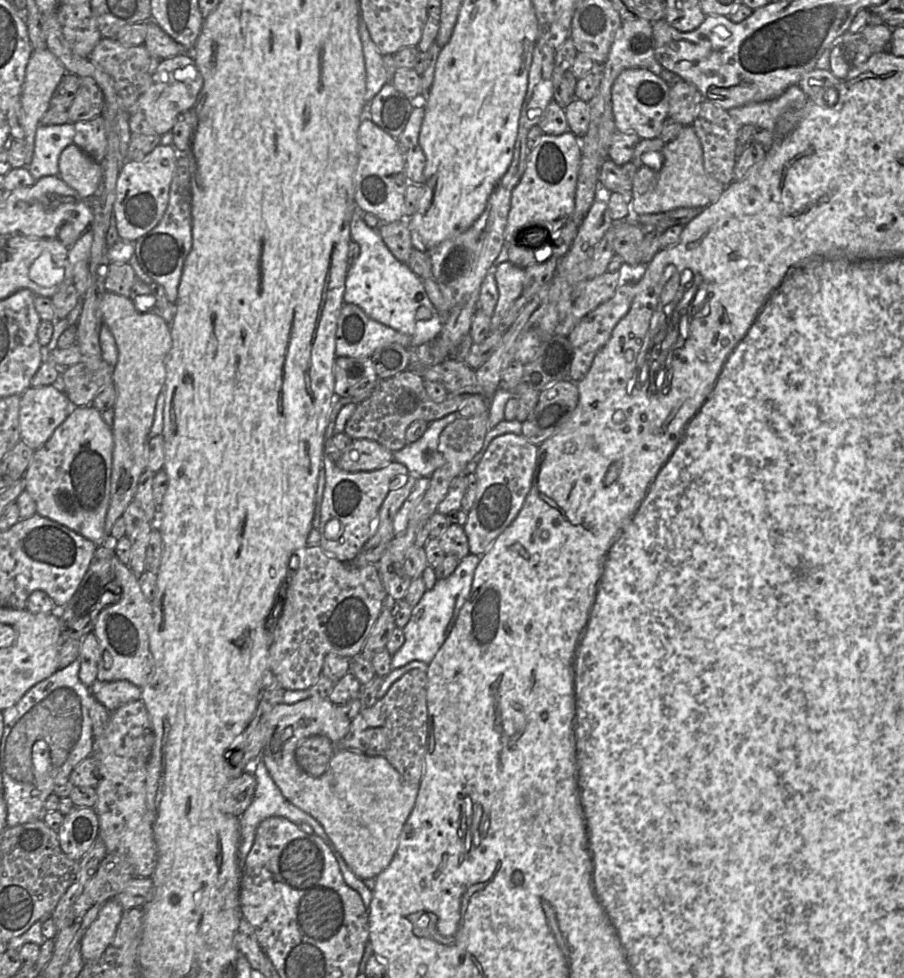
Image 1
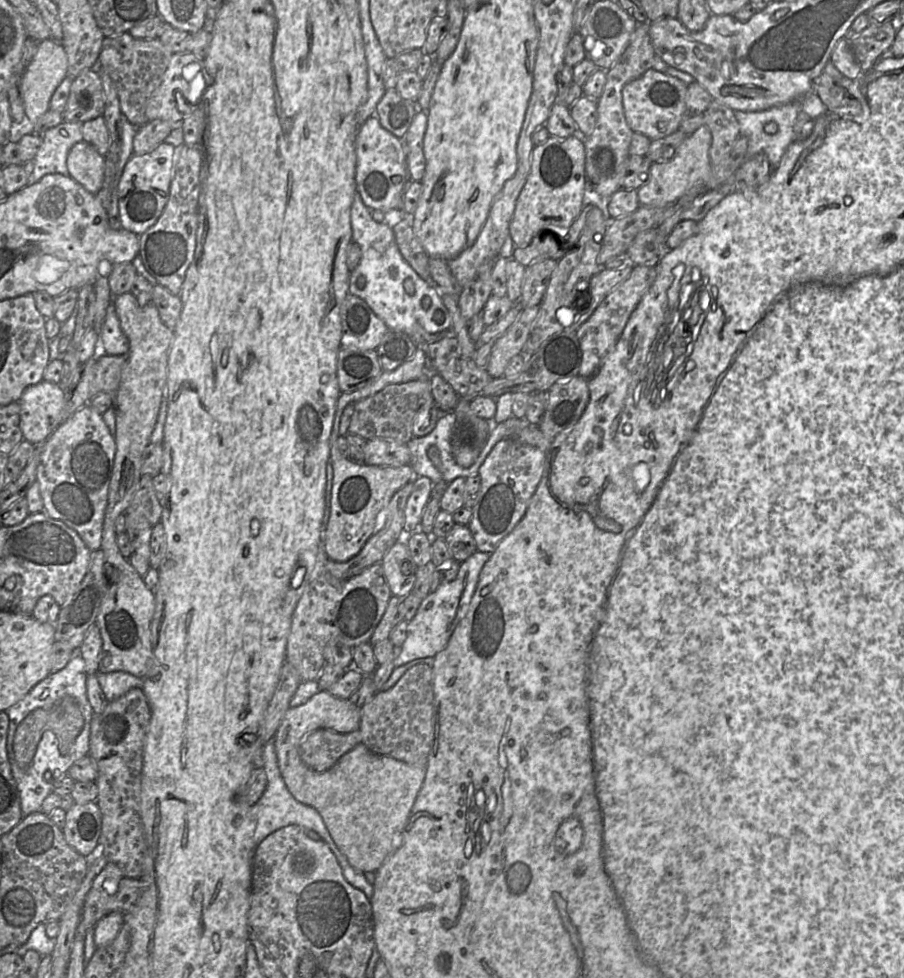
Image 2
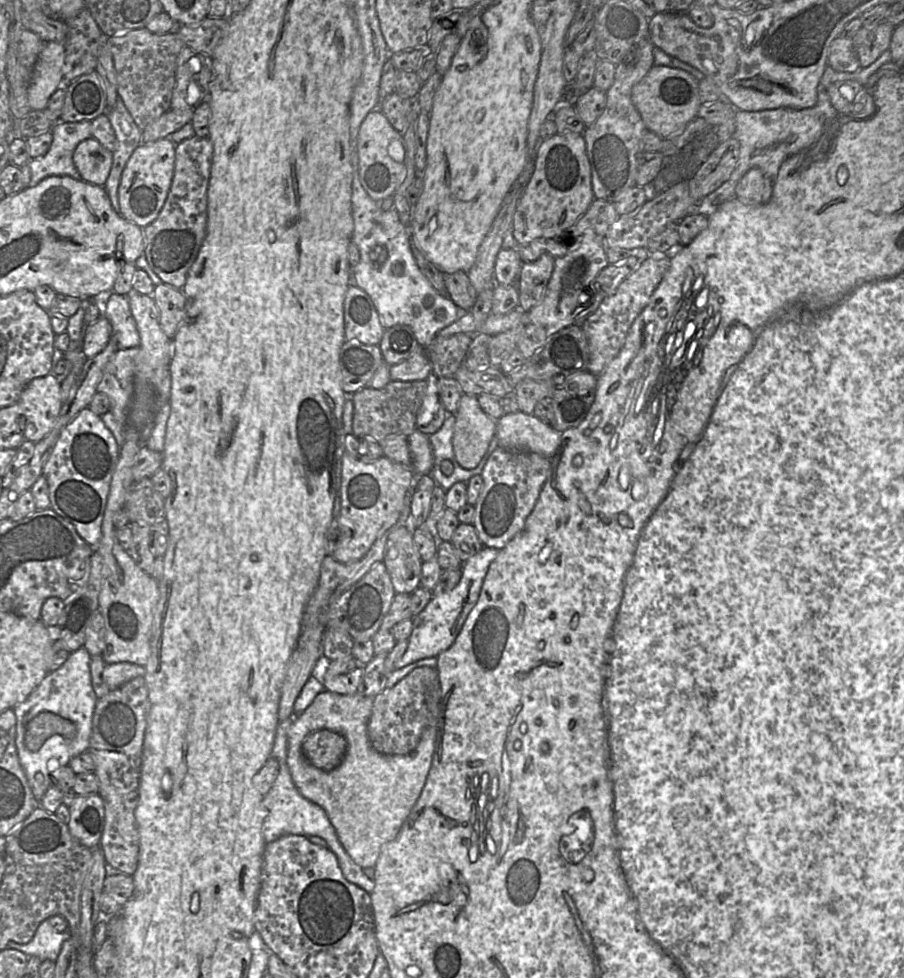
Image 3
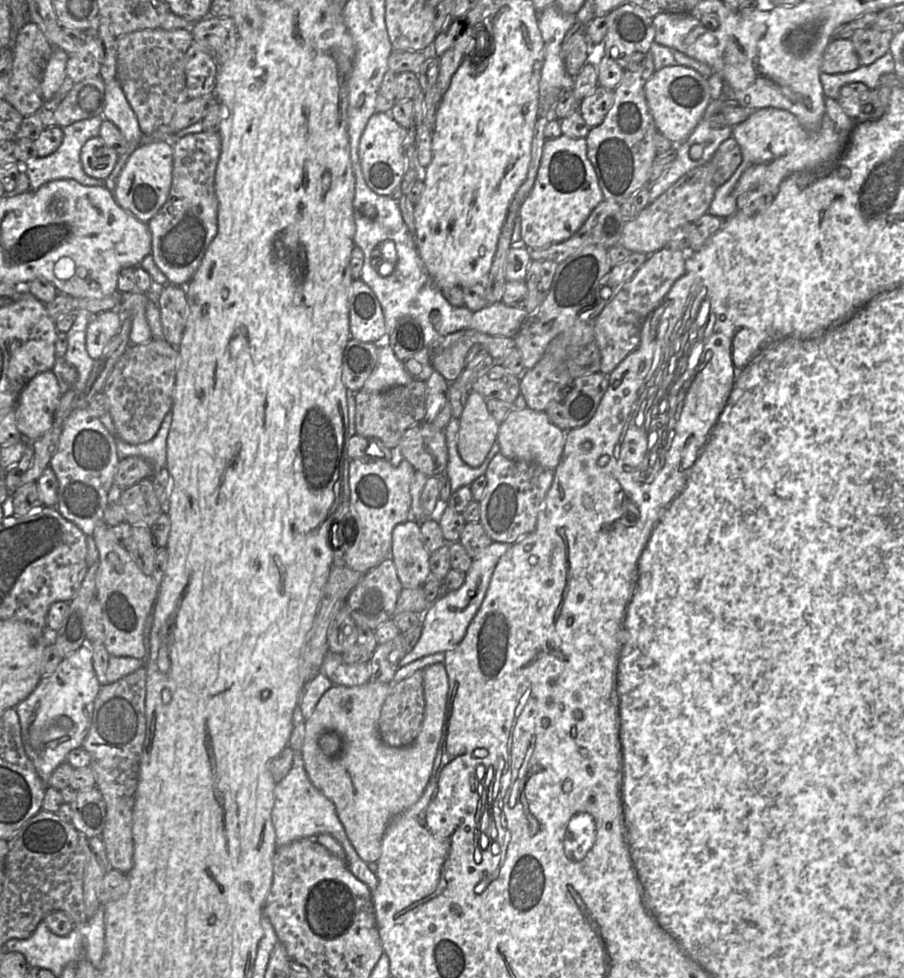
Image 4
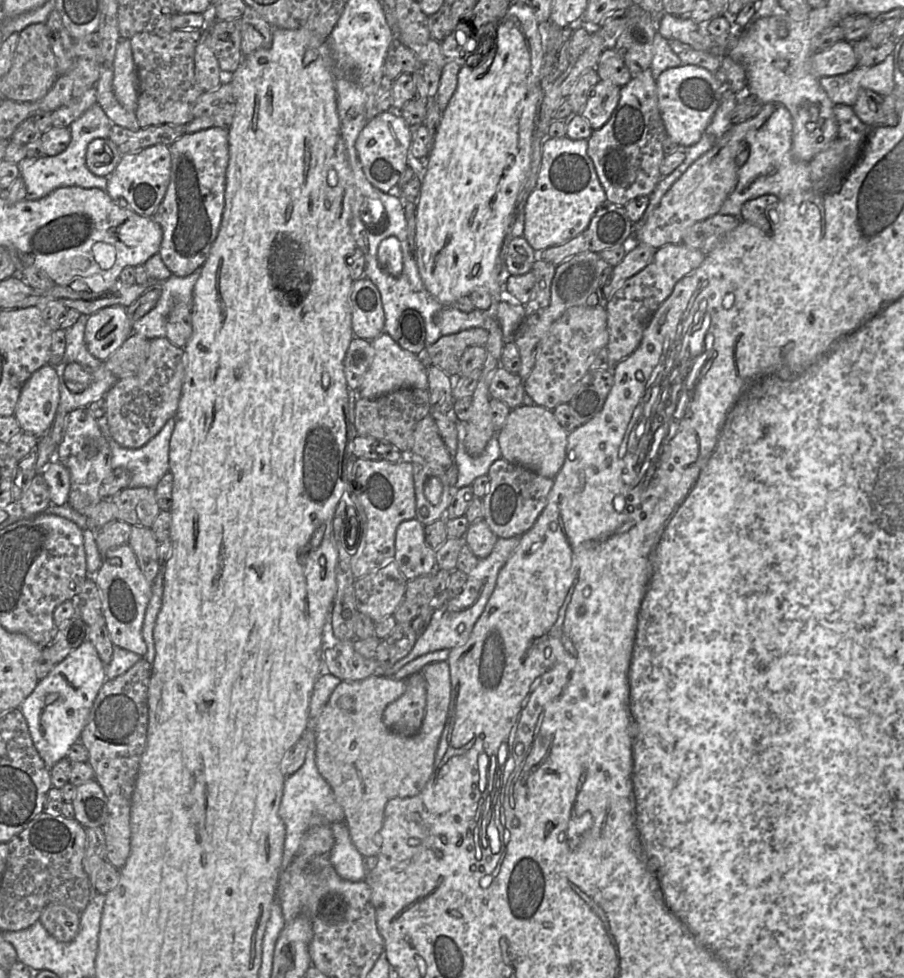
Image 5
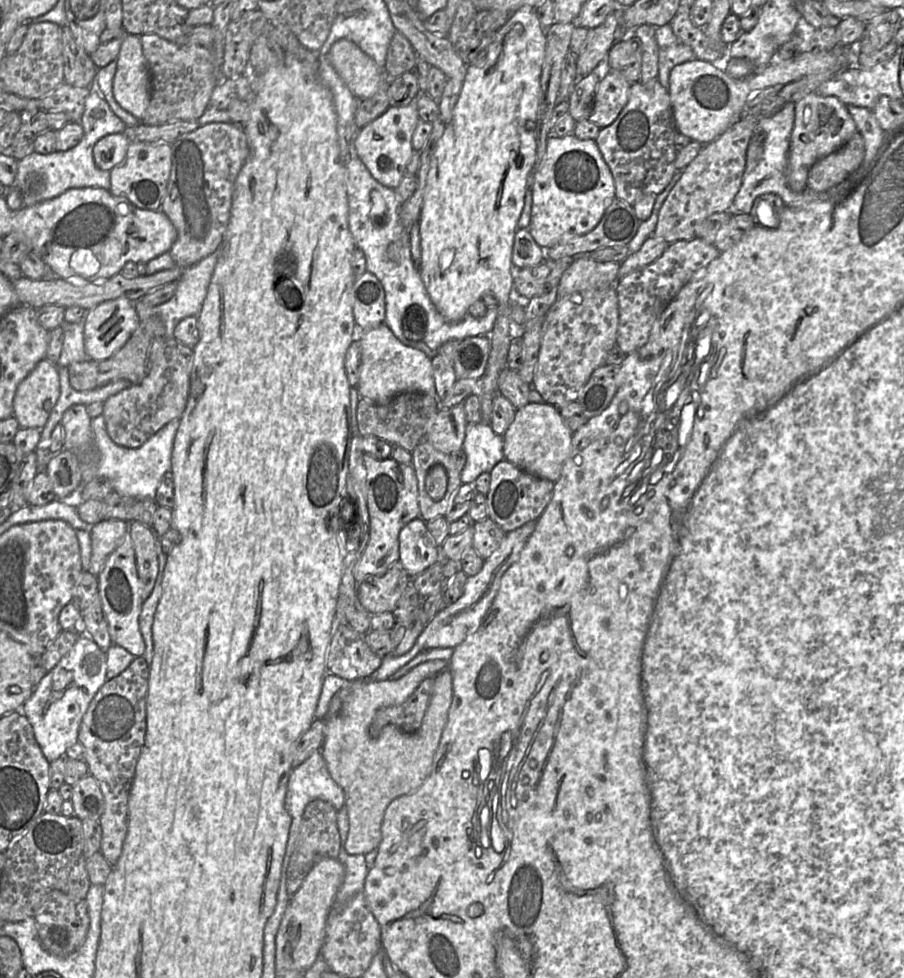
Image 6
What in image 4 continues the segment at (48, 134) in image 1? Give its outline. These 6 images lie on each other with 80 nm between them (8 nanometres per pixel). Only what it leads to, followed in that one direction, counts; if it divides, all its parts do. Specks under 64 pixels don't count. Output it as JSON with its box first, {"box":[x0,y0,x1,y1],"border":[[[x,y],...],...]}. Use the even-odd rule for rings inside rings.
{"box":[21,116,105,192],"border":[[[95,116],[61,127],[63,129],[63,140],[55,152],[46,157],[29,159],[26,163],[21,164],[21,168],[27,173],[29,178],[29,191],[36,192],[42,185],[62,179],[72,179],[85,186],[105,186],[105,180],[92,178],[84,172],[80,160],[80,152],[83,145],[89,139],[99,136],[103,120],[103,116]]]}

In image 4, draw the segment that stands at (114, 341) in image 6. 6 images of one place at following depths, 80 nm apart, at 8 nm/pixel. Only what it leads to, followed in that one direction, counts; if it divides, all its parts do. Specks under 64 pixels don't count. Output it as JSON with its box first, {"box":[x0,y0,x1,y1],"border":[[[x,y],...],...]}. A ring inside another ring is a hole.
{"box":[86,310,122,359],"border":[[[109,310],[93,315],[86,330],[86,349],[92,359],[98,359],[106,345],[118,332],[122,315],[117,310]]]}

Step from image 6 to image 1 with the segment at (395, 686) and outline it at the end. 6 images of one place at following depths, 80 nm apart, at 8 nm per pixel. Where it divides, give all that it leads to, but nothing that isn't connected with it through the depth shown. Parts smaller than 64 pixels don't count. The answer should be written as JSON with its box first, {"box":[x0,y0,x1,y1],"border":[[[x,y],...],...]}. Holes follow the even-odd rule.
{"box":[260,697,420,880],"border":[[[309,697],[295,704],[278,704],[271,710],[268,716],[267,737],[260,758],[264,762],[271,778],[280,789],[283,796],[294,806],[308,813],[321,824],[326,834],[331,839],[352,873],[357,878],[364,880],[372,877],[376,878],[392,861],[399,844],[401,830],[414,807],[420,782],[409,783],[405,781],[401,777],[399,772],[384,757],[368,756],[366,754],[363,754],[362,752],[349,749],[338,749],[331,758],[327,770],[322,775],[311,775],[298,764],[295,756],[295,750],[302,740],[314,735],[322,735],[330,739],[332,743],[337,743],[342,740],[344,736],[348,733],[350,725],[351,720],[344,713],[340,712],[340,707],[330,702],[327,698],[323,699],[318,697]]]}

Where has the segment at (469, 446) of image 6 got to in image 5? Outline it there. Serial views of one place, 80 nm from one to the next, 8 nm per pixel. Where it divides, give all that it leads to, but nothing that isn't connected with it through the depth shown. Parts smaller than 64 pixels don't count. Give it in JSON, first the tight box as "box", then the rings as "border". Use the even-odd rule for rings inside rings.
{"box":[454,420,502,489],"border":[[[457,420],[456,429],[458,446],[454,463],[458,469],[458,478],[455,487],[460,489],[472,485],[475,479],[486,475],[493,462],[502,457],[497,435],[488,441],[480,456],[469,456],[464,447],[465,422]]]}

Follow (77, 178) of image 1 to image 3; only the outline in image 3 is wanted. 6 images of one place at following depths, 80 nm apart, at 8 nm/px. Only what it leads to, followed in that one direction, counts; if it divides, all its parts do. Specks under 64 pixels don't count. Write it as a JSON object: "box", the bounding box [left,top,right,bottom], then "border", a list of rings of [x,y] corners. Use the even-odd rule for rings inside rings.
{"box":[73,138,113,186],"border":[[[89,138],[78,144],[73,153],[73,162],[83,181],[103,186],[112,167],[113,153],[97,139]]]}

